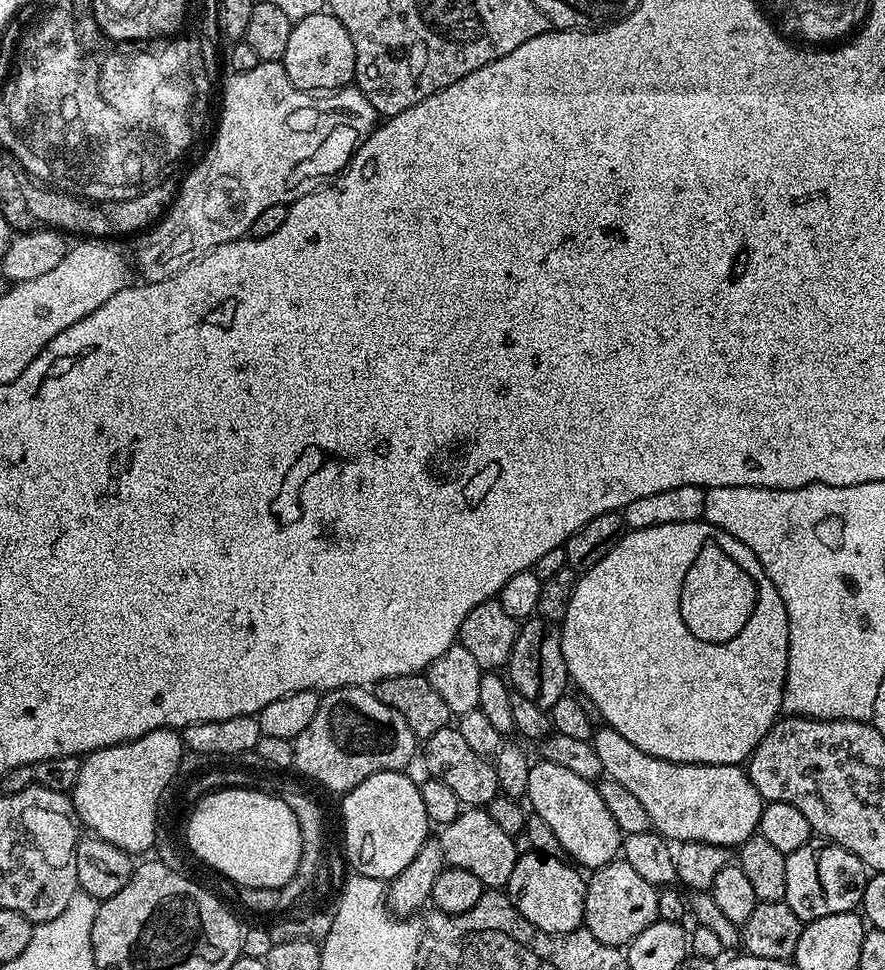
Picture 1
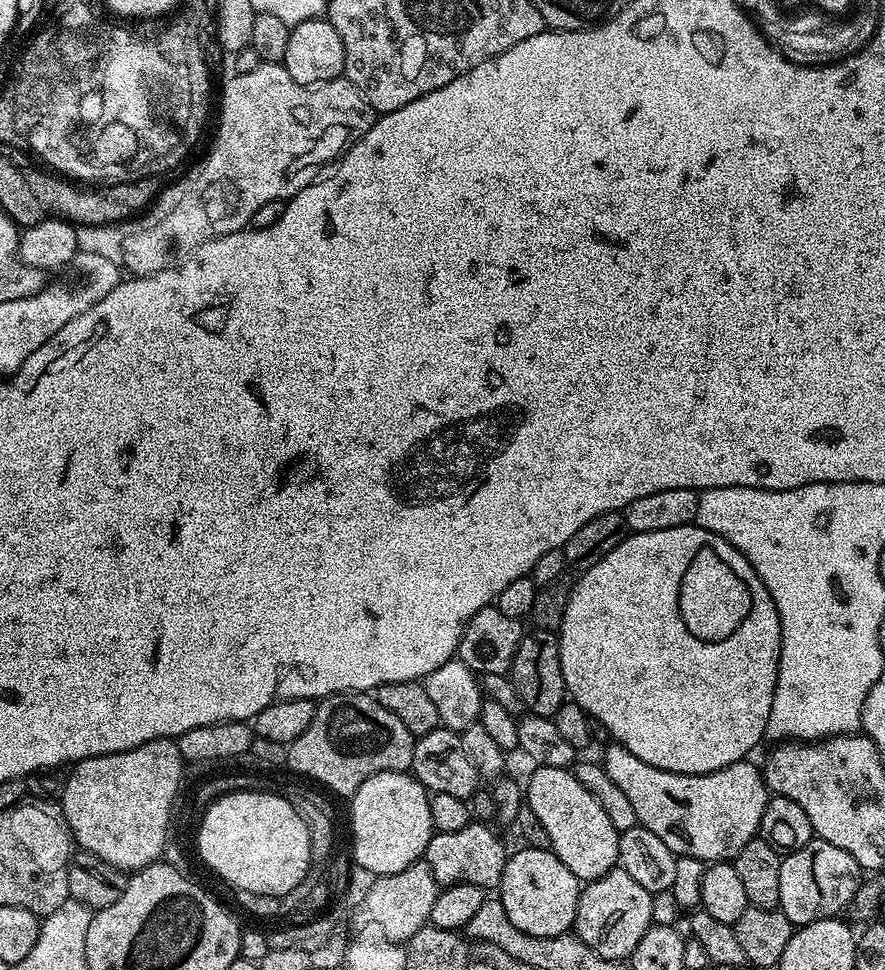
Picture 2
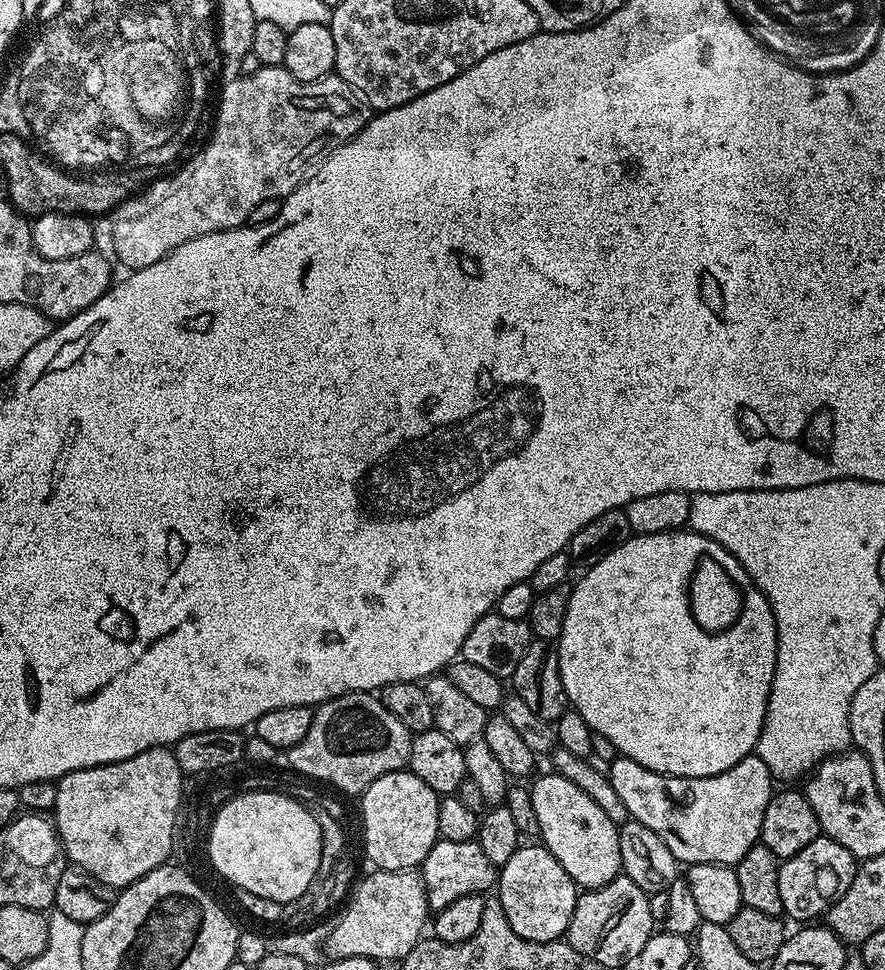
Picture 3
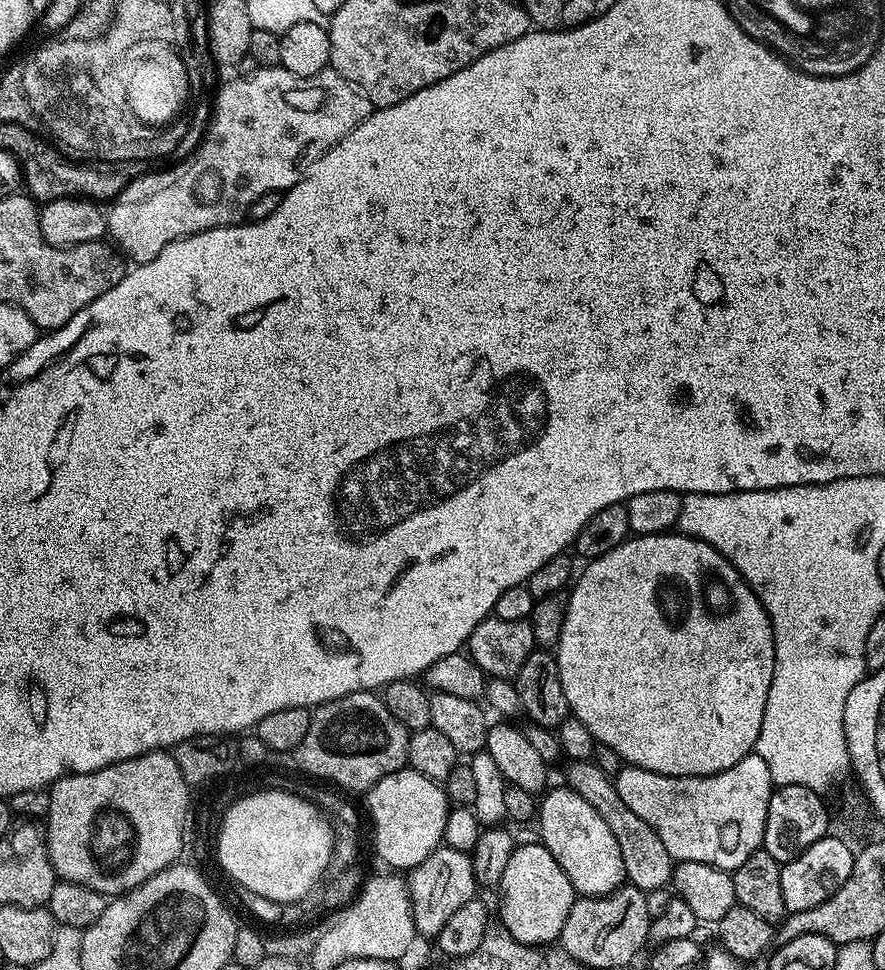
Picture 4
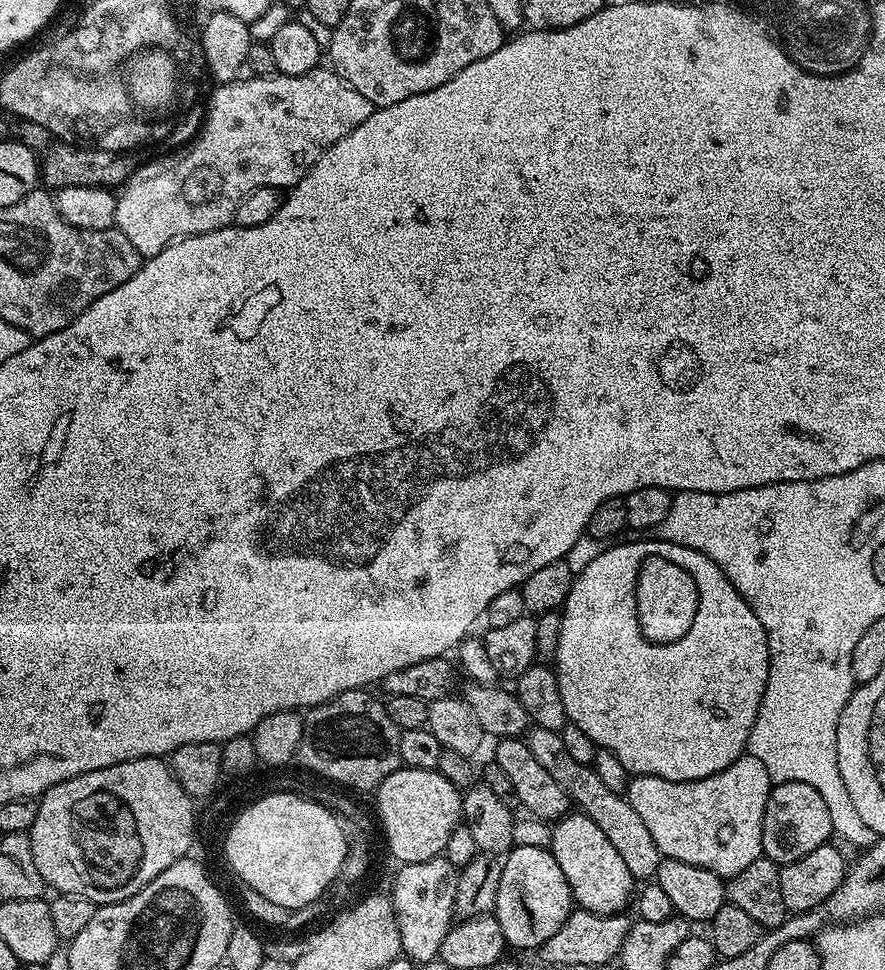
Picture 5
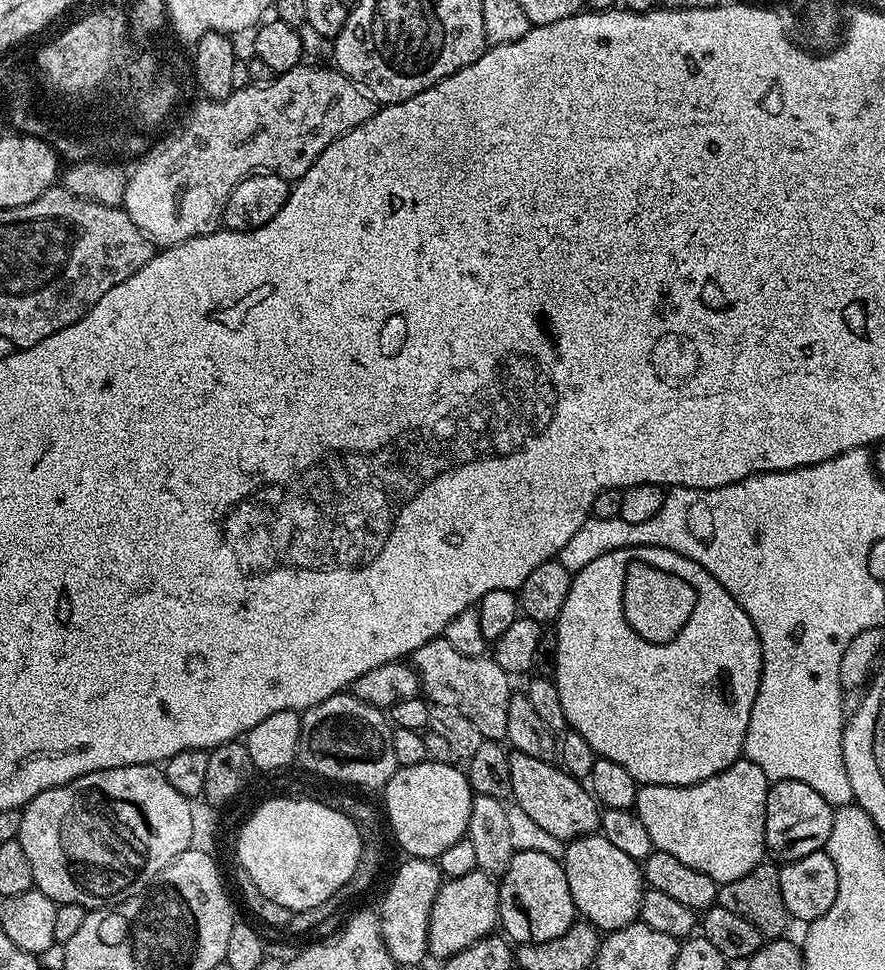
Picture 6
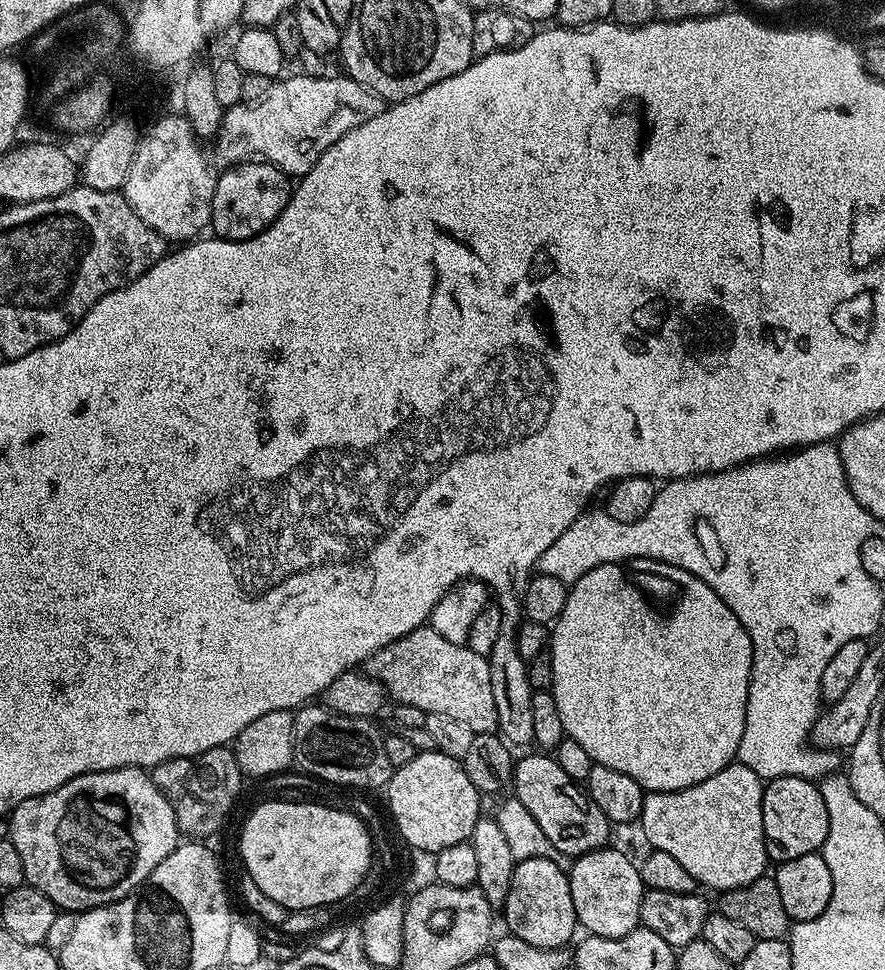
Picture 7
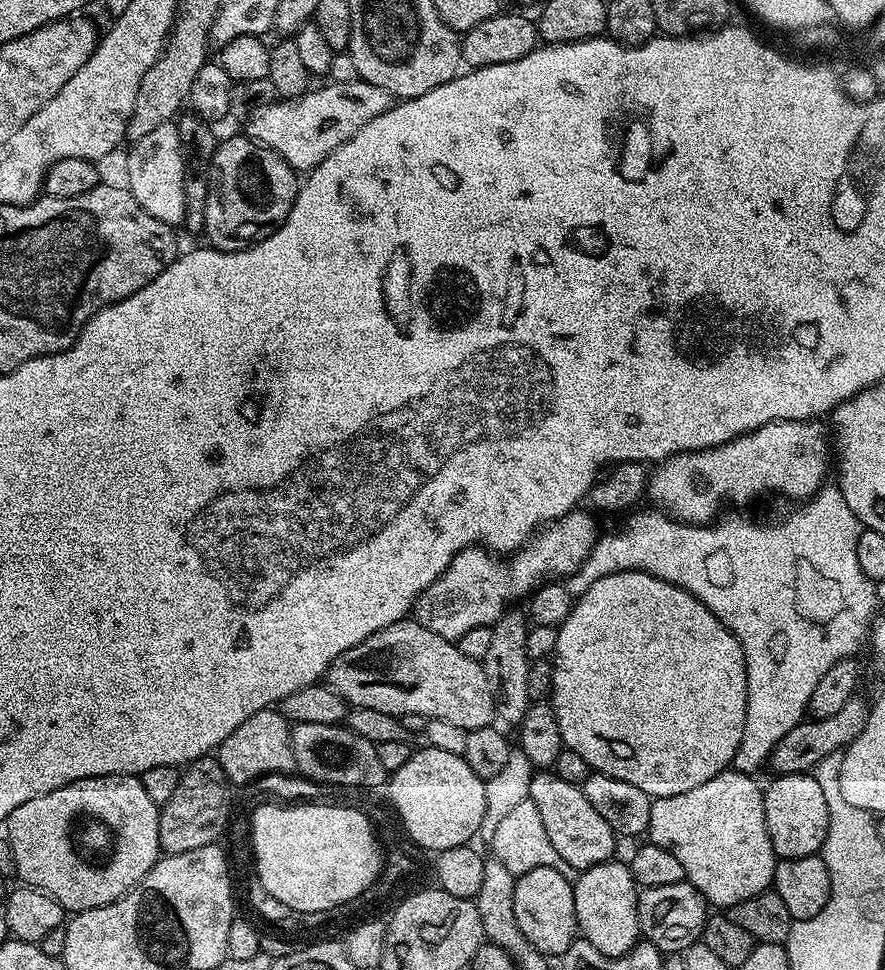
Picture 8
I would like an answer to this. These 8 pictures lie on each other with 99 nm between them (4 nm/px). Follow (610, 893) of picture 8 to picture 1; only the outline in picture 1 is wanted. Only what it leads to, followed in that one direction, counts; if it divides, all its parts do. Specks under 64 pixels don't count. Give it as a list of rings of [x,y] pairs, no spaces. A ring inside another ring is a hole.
[[[540,760],[532,764],[526,800],[532,803],[531,811],[535,815],[546,818],[550,830],[554,830],[564,847],[564,856],[575,861],[581,869],[601,868],[621,855],[620,827],[610,810],[606,810],[606,802],[602,802],[602,794],[593,781],[578,778],[578,774],[566,770],[566,766],[554,766],[554,762]]]

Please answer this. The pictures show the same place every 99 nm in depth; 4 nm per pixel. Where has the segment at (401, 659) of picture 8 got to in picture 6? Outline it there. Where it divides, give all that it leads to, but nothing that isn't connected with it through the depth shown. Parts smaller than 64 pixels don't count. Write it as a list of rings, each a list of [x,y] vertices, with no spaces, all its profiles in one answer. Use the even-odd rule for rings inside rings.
[[[437,638],[426,642],[410,657],[420,675],[420,691],[429,705],[446,706],[458,710],[476,723],[476,728],[485,740],[503,741],[506,737],[506,716],[512,702],[514,689],[508,685],[509,673],[498,666],[491,655],[467,656],[454,650],[450,642]]]

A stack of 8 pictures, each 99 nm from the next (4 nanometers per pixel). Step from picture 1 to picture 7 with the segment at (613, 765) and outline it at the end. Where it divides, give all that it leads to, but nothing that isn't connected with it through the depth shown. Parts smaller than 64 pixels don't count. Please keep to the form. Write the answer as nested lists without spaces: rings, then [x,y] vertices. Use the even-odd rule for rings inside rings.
[[[733,762],[728,764],[722,770],[718,770],[718,774],[714,774],[710,778],[706,778],[706,782],[698,782],[689,788],[683,788],[677,792],[648,792],[644,797],[644,805],[642,806],[642,814],[639,818],[639,825],[646,830],[646,838],[650,838],[653,849],[657,852],[665,852],[671,854],[686,871],[695,878],[697,885],[713,888],[716,894],[723,894],[741,888],[742,886],[750,886],[750,882],[754,882],[759,876],[765,875],[766,866],[769,867],[768,858],[768,841],[764,838],[764,827],[762,826],[762,798],[764,797],[765,781],[760,779],[758,774],[754,774],[754,770],[750,770],[750,766]]]

